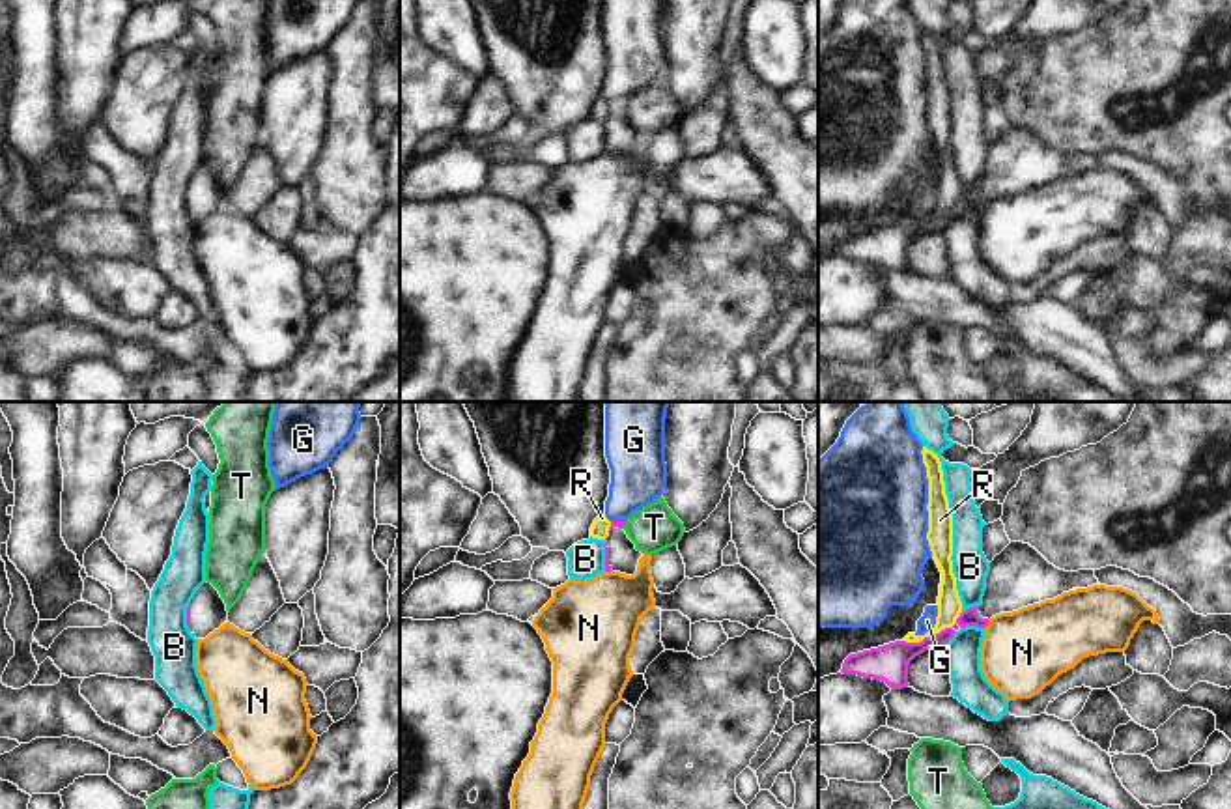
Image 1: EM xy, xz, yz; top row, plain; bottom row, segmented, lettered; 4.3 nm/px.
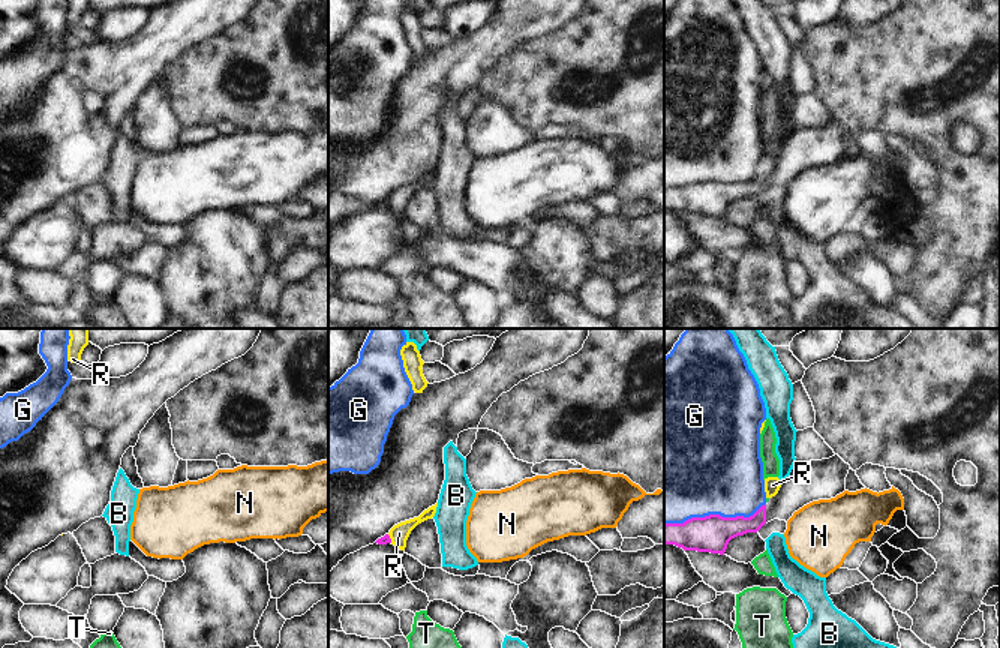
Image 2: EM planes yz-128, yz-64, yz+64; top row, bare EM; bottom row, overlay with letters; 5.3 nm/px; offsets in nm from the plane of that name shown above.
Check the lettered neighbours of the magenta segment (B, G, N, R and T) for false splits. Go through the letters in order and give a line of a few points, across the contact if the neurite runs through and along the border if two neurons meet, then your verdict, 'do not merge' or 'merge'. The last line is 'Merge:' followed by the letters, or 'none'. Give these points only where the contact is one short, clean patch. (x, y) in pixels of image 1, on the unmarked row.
B: line yz (962, 191), (974, 189), (981, 200); do not merge
G: do not merge
N: line yz (990, 202), (985, 208); do not merge
R: line yz (962, 193), (951, 208), (919, 223), (905, 223); do not merge
T: line xz (626, 103), (622, 109); do not merge
Merge: none

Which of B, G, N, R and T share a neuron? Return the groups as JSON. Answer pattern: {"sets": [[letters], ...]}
{"sets": [["B"], ["G"], ["N"], ["R"], ["T"]]}

